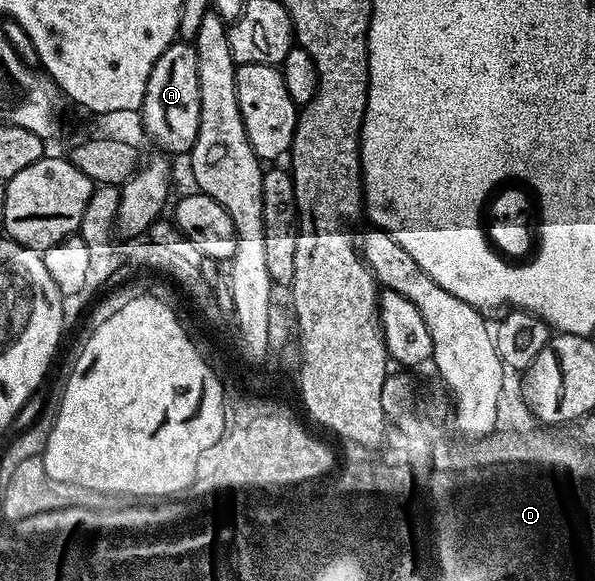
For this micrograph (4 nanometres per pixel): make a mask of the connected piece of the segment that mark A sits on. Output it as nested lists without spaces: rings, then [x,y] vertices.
[[[175,40],[156,60],[148,76],[146,95],[140,107],[142,126],[159,151],[167,155],[189,155],[200,128],[200,80],[196,68],[196,48],[189,41]]]

